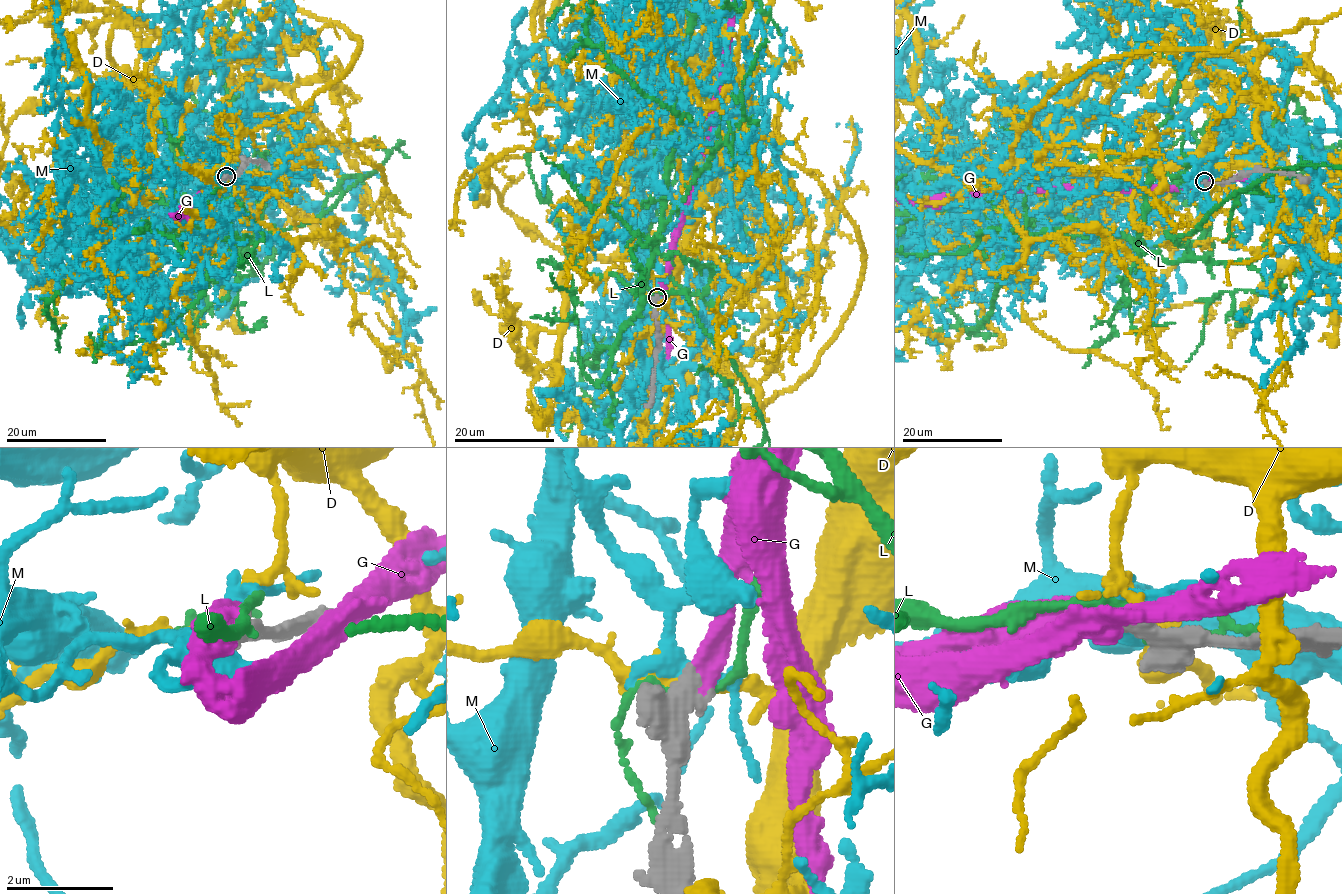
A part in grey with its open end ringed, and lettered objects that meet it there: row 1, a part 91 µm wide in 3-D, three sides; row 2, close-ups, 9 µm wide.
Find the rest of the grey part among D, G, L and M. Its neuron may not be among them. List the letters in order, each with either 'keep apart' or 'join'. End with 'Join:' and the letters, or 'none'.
D: keep apart
G: join
L: keep apart
M: keep apart
Join: G

